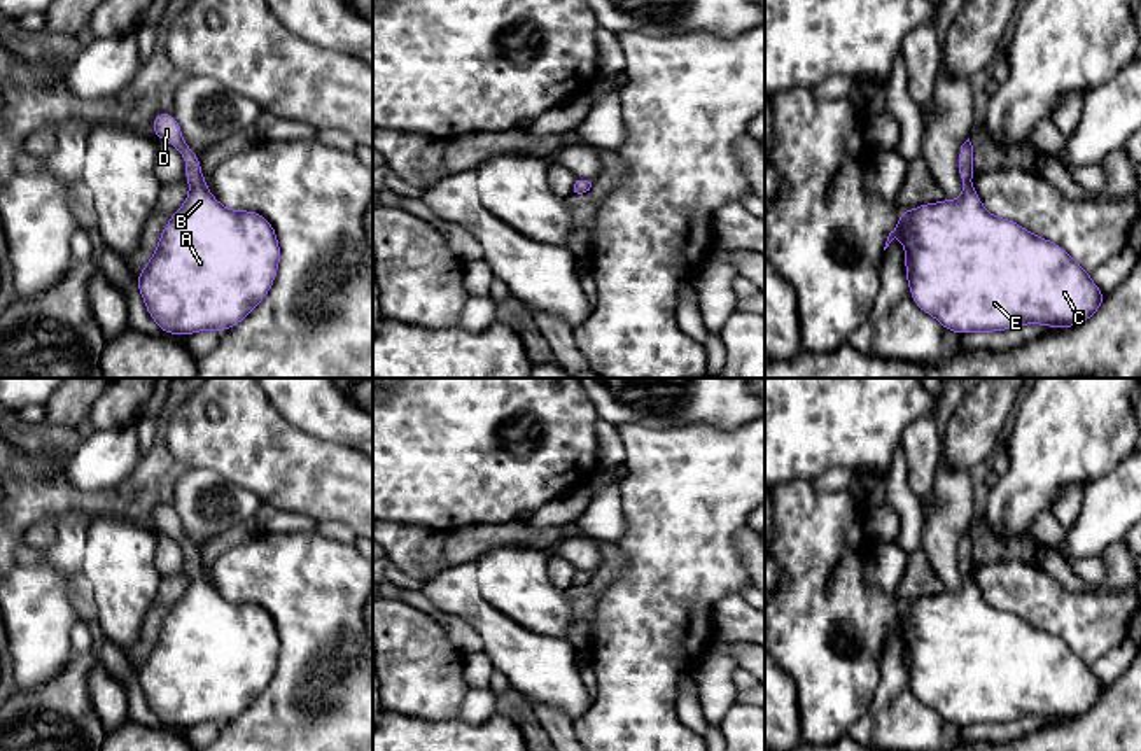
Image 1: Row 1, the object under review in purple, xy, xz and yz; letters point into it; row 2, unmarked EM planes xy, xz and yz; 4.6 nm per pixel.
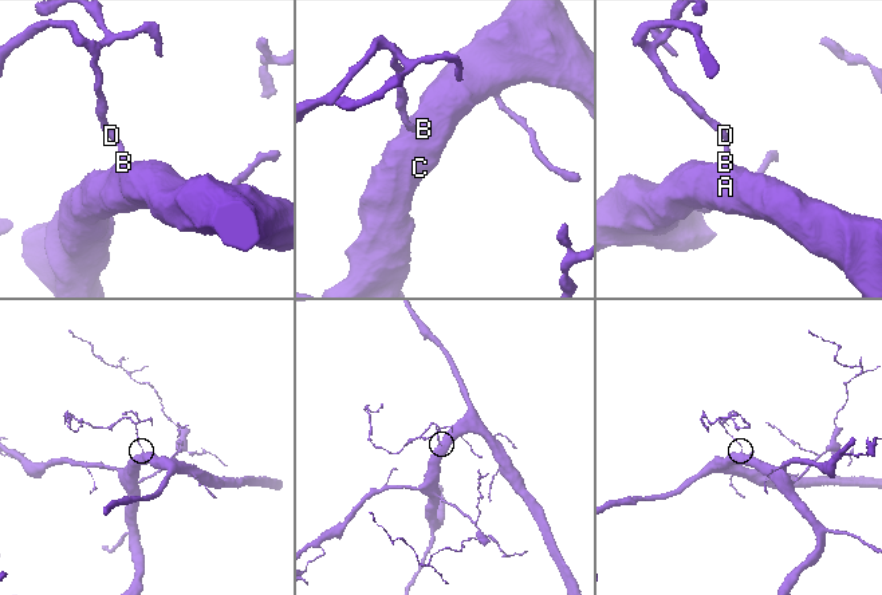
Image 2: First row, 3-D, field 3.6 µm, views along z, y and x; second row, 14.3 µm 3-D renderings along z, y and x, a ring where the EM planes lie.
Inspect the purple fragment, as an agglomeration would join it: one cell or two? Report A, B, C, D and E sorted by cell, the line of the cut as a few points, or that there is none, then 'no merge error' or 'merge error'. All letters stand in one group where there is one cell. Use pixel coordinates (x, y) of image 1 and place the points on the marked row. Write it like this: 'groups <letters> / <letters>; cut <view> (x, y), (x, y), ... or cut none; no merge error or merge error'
groups A B C D E; cut none; no merge error

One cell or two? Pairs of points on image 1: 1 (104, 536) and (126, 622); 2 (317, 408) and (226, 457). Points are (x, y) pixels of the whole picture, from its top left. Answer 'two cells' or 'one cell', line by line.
1: one cell
2: two cells

